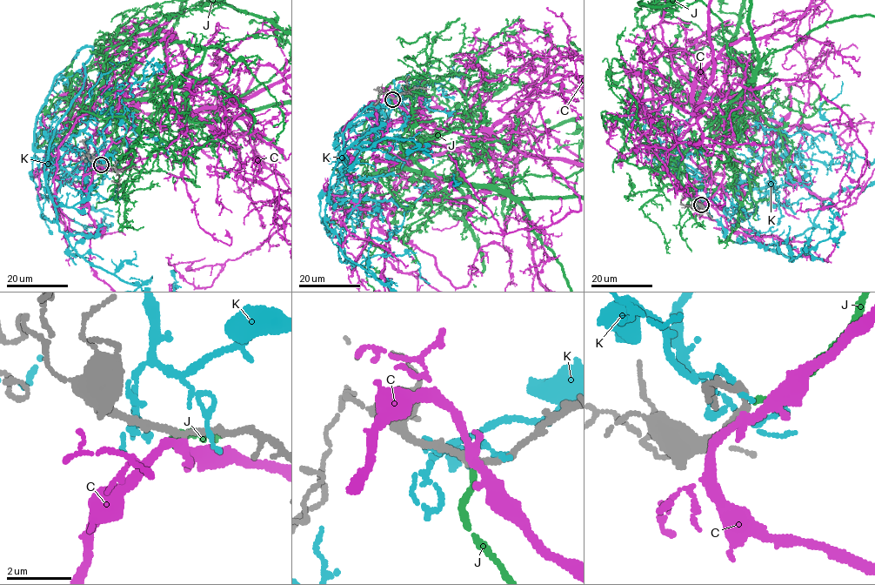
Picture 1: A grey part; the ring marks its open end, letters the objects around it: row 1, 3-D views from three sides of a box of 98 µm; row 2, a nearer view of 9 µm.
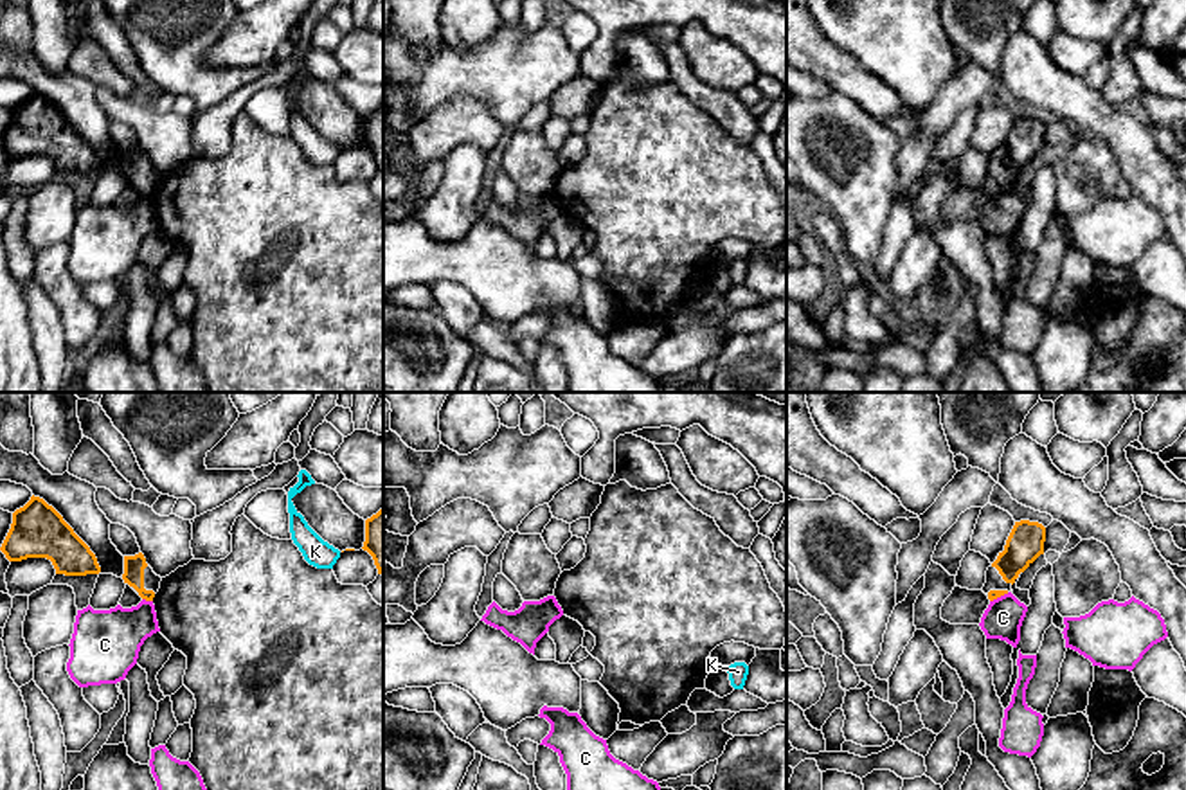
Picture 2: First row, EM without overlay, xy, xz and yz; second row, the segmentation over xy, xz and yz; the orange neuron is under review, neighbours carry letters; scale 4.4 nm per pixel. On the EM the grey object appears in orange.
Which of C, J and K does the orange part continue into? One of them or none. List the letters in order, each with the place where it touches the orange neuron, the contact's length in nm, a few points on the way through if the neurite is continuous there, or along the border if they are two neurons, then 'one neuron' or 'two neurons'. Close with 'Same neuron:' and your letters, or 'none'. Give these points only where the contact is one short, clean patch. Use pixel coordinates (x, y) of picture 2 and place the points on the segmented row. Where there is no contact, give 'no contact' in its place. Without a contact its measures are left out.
C: xy (148, 600) | 50 nm | along xy (143, 598), (152, 601) | two neurons
J: no contact | one neuron
K: no contact | two neurons
Same neuron: J

